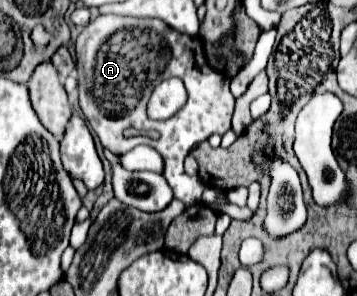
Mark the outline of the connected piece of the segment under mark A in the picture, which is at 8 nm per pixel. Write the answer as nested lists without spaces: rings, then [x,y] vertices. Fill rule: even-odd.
[[[97,16],[77,38],[77,72],[79,72],[79,106],[89,126],[99,136],[105,150],[121,156],[139,144],[149,144],[161,152],[165,160],[163,176],[171,184],[175,198],[187,206],[201,202],[205,184],[199,177],[183,172],[183,160],[213,132],[225,134],[231,126],[235,98],[229,90],[229,78],[223,78],[205,60],[199,38],[189,38],[171,30],[163,20],[129,18],[129,16]],[[177,76],[185,82],[189,100],[171,120],[149,120],[145,114],[151,92],[163,80]],[[123,130],[157,130],[159,140],[145,136],[125,138]]]

